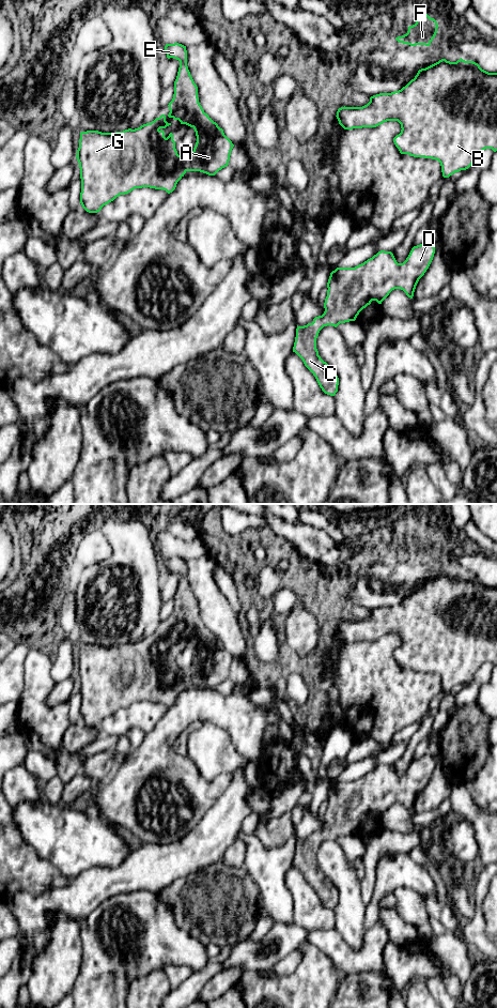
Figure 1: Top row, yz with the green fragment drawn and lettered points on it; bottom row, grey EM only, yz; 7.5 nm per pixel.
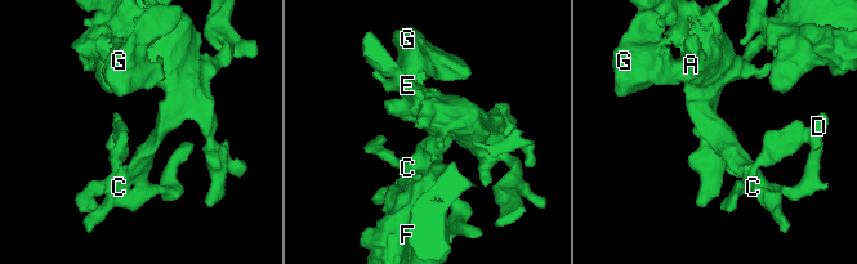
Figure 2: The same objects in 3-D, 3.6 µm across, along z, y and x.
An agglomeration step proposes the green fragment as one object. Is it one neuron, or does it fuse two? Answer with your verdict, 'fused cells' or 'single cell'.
single cell

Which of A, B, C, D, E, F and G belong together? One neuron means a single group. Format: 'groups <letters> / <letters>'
groups A B C D E F G

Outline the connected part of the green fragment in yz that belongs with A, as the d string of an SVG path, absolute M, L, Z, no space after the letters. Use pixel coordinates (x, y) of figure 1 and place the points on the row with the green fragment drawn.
M178 43L166 44L165 51L168 59L180 61L173 98L168 105L170 110L168 117L195 129L197 142L193 151L184 156L177 154L173 134L170 133L166 138L162 131L171 125L166 121L165 114L135 129L128 128L115 133L81 132L76 157L81 179L80 203L89 213L99 212L104 205L135 188L150 187L164 189L170 194L187 171L215 175L229 165L234 144L224 135L223 129L204 112L199 103L198 87L187 66L186 46Z

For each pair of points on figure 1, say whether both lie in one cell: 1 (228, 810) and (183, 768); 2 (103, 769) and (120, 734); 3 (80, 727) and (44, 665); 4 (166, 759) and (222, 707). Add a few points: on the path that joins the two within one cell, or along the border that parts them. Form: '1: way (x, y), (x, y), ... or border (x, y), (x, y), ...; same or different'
1: border (231, 781), (201, 819); different
2: border (112, 748), (117, 766); different
3: border (71, 724), (62, 741), (64, 749); different
4: way (165, 738), (193, 707), (202, 707); same

